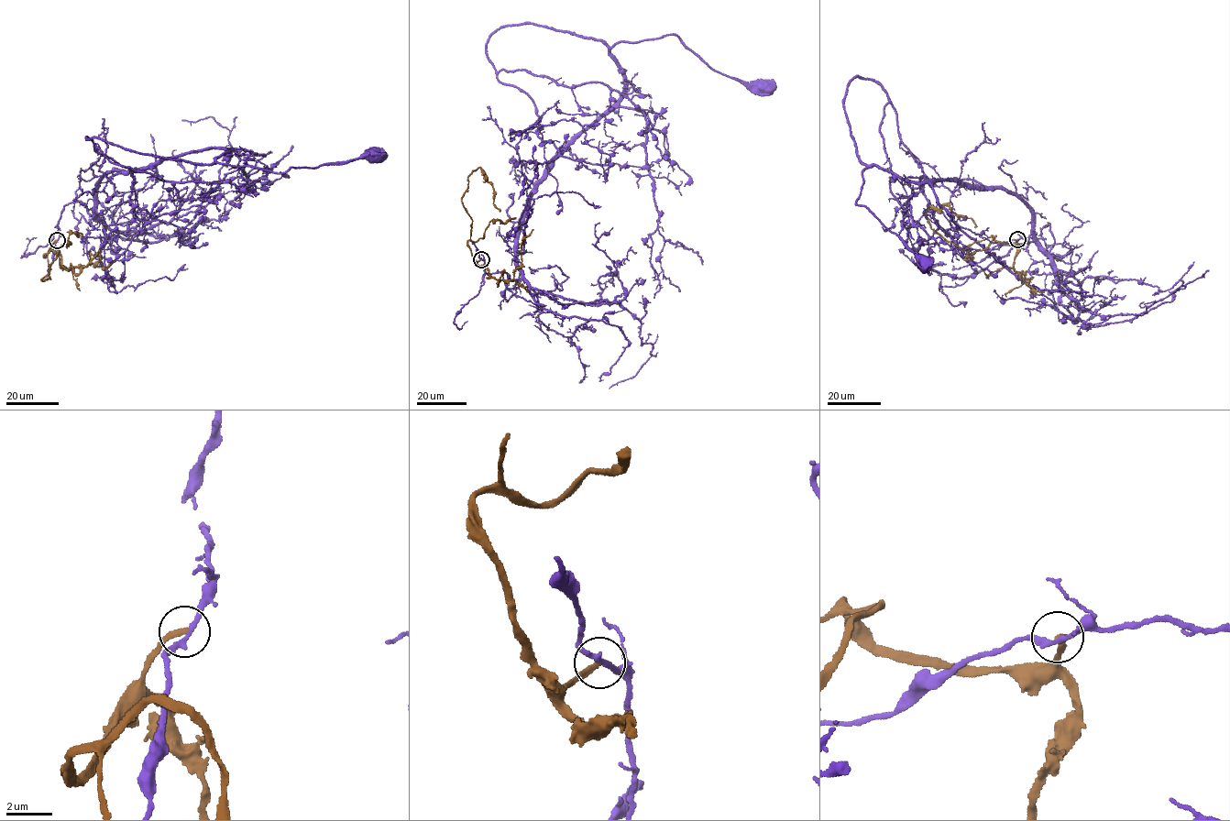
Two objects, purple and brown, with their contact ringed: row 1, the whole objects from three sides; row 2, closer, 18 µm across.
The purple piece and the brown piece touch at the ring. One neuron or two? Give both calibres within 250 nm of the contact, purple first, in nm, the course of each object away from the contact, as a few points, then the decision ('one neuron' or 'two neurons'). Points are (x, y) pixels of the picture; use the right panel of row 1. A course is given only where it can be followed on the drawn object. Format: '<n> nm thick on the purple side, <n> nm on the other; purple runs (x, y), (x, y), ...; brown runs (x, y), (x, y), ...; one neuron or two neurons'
240 nm thick on the purple side, 200 nm on the other; purple runs (1016, 239), (1041, 237), (1049, 224), (1054, 242), (1046, 252), (1018, 196), (871, 166), (856, 205), (921, 265); brown runs (1016, 239), (997, 242), (991, 235), (960, 249), (932, 228), (926, 211), (929, 204), (948, 205), (975, 227); two neurons

